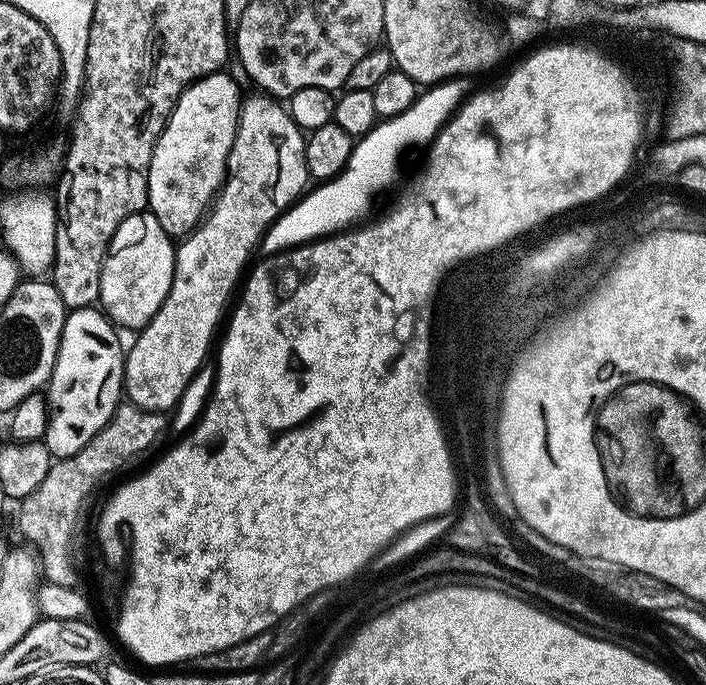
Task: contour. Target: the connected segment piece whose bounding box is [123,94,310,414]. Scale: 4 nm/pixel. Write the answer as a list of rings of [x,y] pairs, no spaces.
[[[267,94],[255,95],[249,100],[247,97],[240,105],[240,121],[236,127],[234,146],[230,150],[228,174],[223,188],[198,227],[176,244],[170,294],[166,294],[166,302],[162,302],[158,314],[150,318],[145,328],[139,329],[137,336],[140,337],[133,342],[132,348],[130,344],[124,357],[123,395],[127,403],[147,412],[168,414],[175,409],[190,378],[194,378],[199,368],[205,367],[207,360],[204,359],[207,358],[208,347],[212,344],[216,323],[219,322],[224,307],[225,312],[229,307],[228,295],[231,294],[232,287],[241,283],[242,273],[249,267],[248,255],[255,250],[264,231],[267,233],[272,223],[305,195],[309,187],[310,177],[304,153],[305,133],[293,122],[292,115],[279,99]]]

